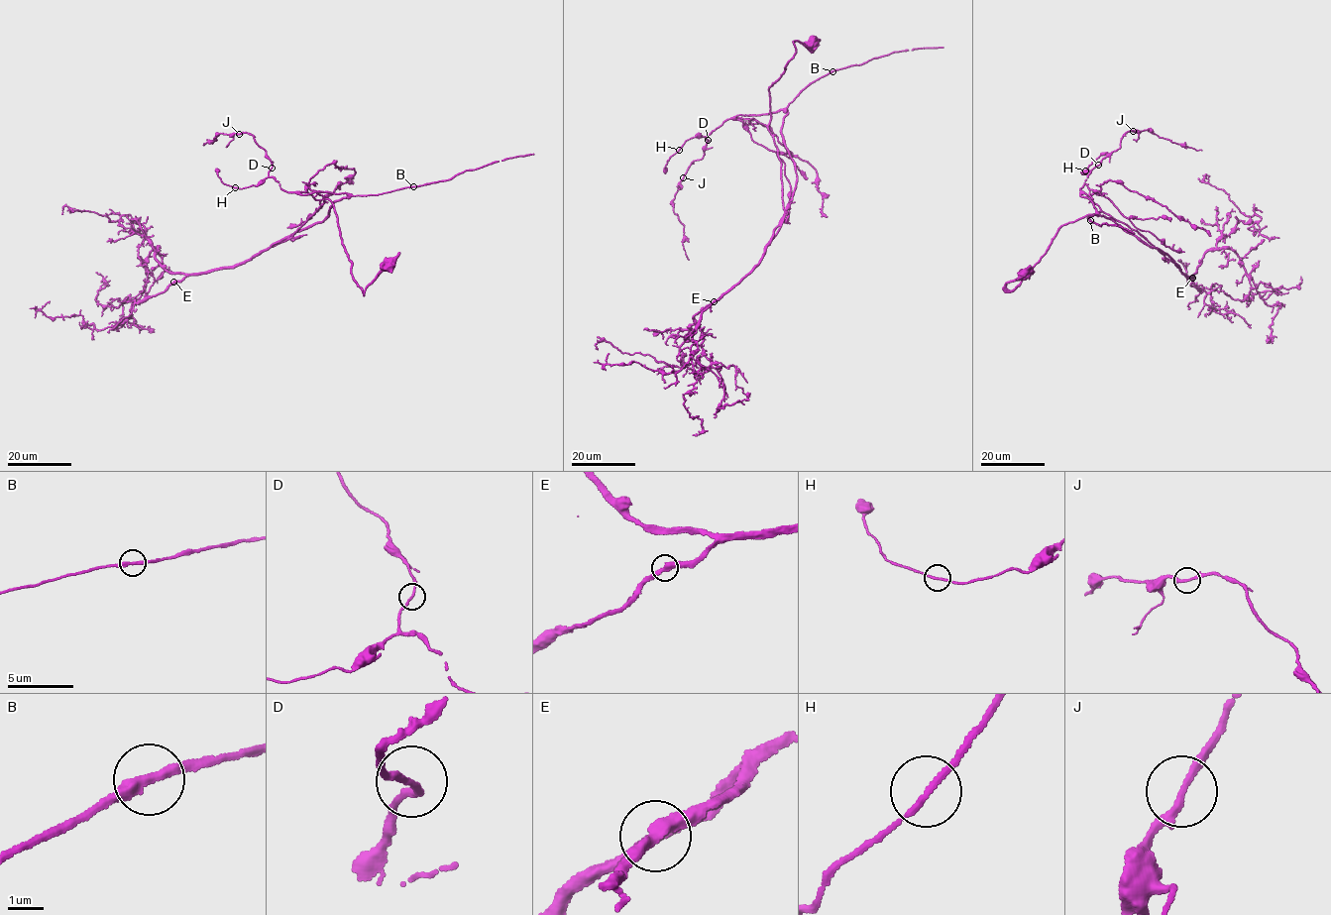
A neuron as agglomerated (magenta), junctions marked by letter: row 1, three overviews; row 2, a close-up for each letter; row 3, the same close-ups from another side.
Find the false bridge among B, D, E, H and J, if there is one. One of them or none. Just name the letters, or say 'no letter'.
no letter

